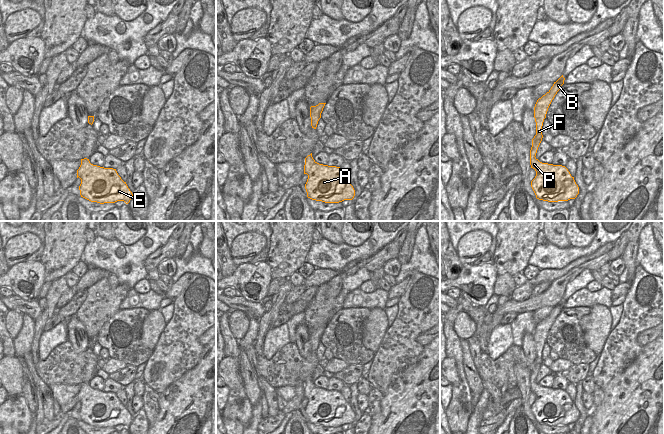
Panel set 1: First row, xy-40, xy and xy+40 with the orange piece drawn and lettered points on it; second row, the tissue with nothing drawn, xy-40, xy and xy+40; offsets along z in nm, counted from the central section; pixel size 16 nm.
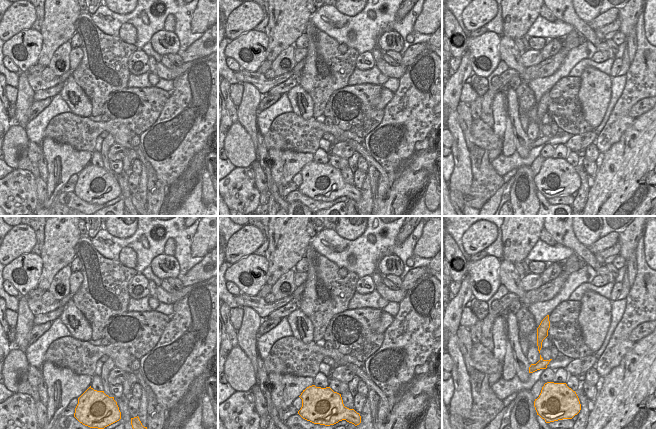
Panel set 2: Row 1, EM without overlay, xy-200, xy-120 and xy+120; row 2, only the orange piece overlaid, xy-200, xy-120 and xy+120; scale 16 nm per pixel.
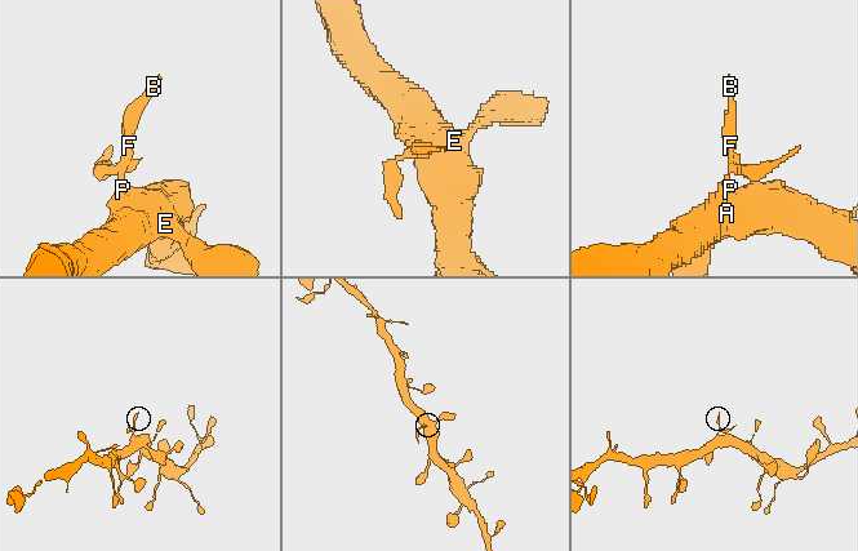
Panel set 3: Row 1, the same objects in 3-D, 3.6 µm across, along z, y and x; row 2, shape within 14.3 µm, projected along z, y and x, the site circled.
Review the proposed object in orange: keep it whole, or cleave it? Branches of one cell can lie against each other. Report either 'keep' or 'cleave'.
cleave

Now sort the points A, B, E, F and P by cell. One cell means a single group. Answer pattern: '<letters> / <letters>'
A E P / B F

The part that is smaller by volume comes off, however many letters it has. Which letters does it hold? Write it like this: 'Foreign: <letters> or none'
Foreign: B, F

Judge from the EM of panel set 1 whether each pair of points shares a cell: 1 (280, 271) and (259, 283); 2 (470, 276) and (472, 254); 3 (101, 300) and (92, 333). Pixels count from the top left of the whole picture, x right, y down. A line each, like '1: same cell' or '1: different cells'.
1: different cells
2: different cells
3: same cell

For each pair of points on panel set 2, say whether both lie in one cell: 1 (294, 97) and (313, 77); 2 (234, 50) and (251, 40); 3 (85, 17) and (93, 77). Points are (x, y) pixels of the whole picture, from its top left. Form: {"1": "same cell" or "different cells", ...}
{"1": "different cells", "2": "same cell", "3": "same cell"}

